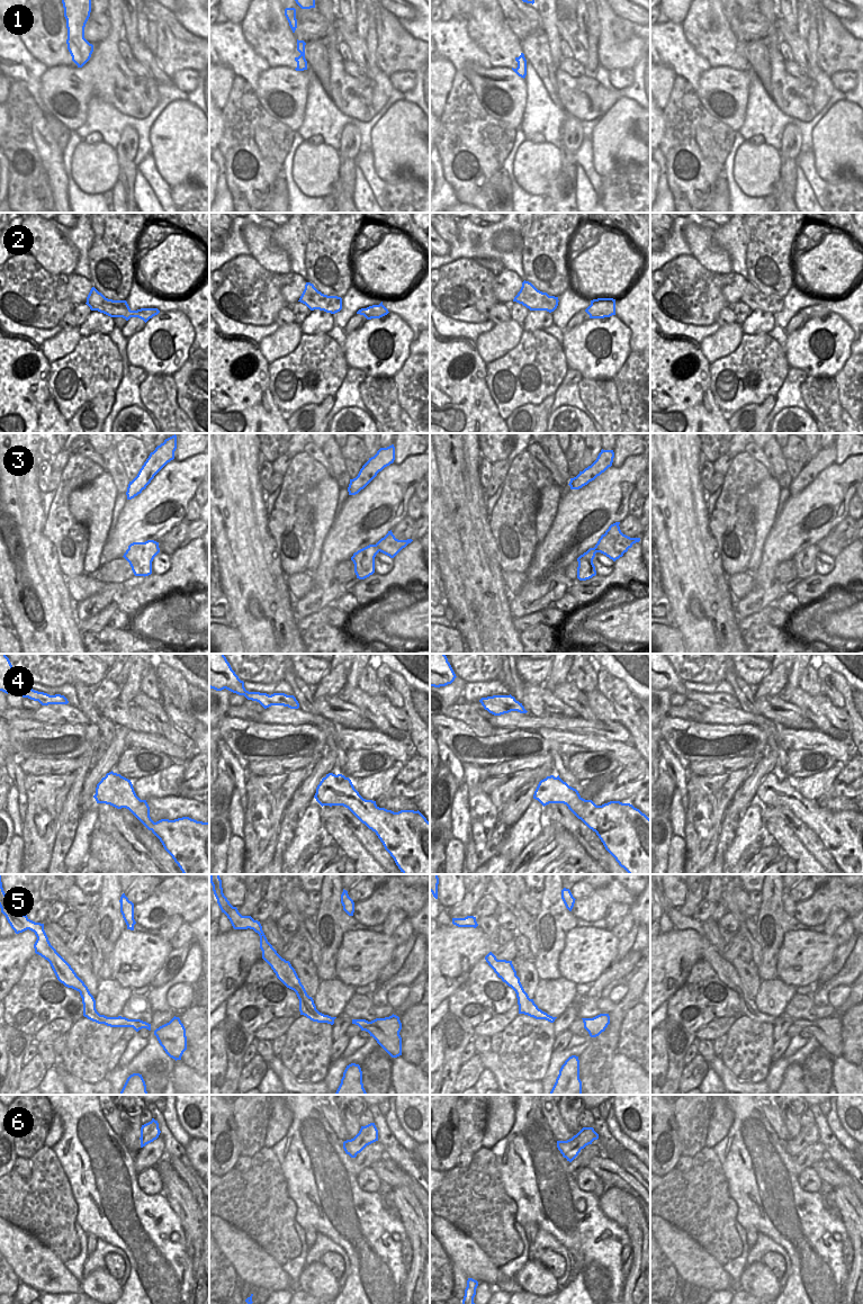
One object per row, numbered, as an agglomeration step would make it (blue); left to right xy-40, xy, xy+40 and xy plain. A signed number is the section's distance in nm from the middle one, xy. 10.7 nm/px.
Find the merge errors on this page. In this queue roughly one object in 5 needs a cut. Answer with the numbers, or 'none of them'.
1

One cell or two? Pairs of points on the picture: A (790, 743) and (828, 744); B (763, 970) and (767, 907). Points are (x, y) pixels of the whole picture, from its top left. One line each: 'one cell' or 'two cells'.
A: one cell
B: one cell

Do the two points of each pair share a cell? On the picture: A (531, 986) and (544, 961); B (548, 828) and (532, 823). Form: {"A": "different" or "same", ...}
{"A": "different", "B": "different"}

